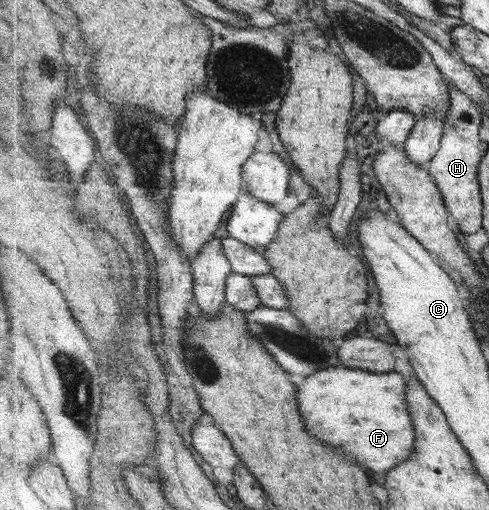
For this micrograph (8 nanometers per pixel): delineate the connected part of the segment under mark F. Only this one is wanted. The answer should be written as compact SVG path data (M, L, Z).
M338 366L322 369L305 378L297 393L299 410L304 417L307 430L330 447L344 447L345 456L354 459L366 472L386 473L392 467L407 460L414 451L416 439L415 427L412 425L411 411L406 403L406 377L400 373L379 373L362 369Z

